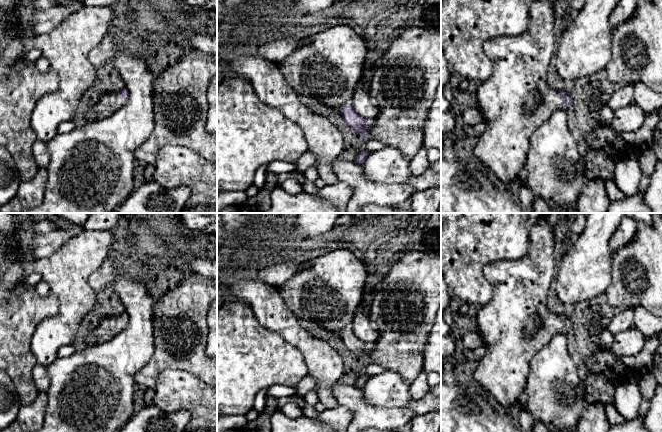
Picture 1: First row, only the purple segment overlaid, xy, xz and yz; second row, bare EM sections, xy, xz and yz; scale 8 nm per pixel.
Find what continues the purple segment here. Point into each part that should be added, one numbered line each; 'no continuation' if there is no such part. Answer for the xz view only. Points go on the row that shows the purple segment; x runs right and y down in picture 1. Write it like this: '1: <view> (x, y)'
1: xz (327, 66)

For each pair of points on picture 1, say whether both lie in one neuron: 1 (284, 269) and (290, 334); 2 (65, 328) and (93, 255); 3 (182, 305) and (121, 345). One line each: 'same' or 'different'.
1: different
2: same
3: different

